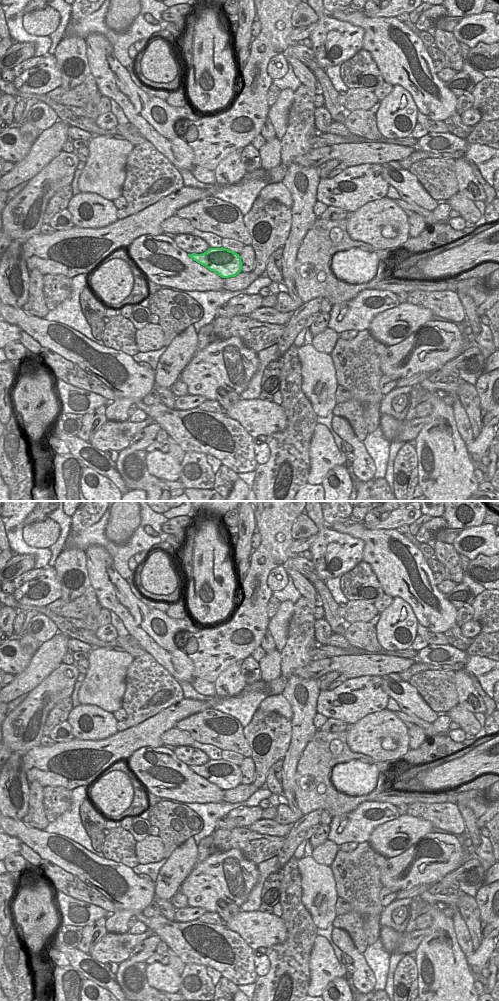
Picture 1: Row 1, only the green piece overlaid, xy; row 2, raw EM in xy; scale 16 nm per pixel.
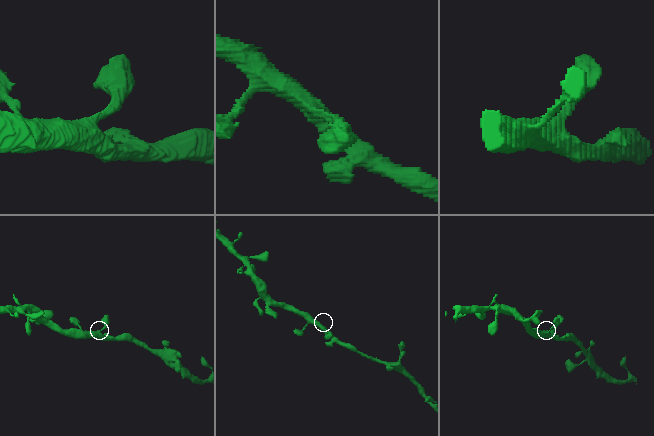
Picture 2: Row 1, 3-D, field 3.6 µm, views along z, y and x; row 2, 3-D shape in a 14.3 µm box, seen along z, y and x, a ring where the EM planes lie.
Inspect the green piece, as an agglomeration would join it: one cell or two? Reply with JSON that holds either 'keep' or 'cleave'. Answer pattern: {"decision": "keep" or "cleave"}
{"decision": "keep"}

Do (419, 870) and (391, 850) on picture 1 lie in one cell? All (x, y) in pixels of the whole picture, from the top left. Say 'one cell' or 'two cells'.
two cells

